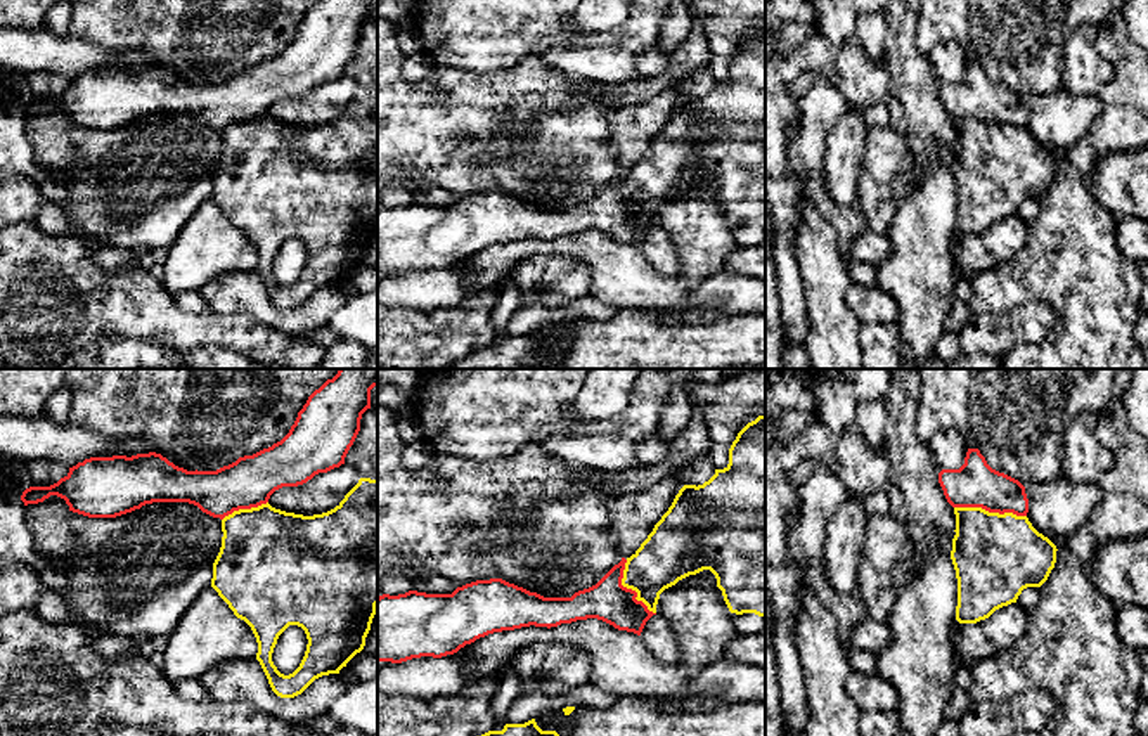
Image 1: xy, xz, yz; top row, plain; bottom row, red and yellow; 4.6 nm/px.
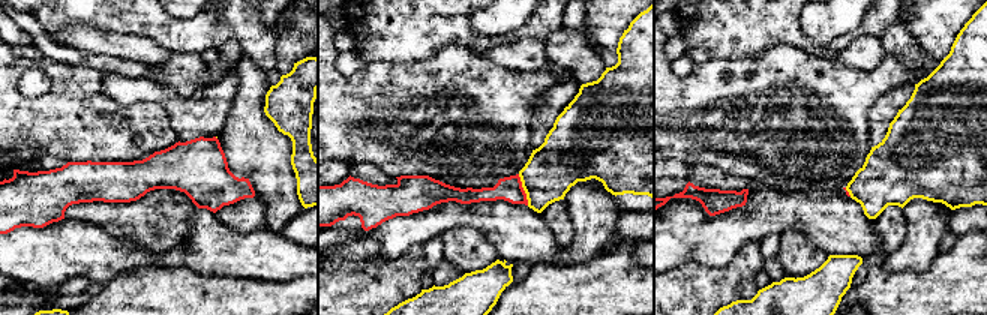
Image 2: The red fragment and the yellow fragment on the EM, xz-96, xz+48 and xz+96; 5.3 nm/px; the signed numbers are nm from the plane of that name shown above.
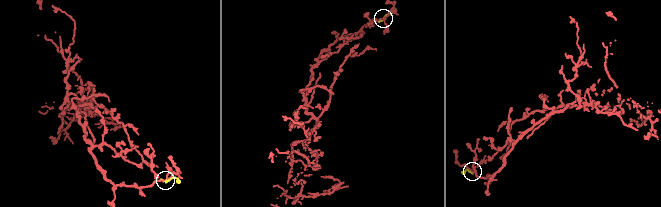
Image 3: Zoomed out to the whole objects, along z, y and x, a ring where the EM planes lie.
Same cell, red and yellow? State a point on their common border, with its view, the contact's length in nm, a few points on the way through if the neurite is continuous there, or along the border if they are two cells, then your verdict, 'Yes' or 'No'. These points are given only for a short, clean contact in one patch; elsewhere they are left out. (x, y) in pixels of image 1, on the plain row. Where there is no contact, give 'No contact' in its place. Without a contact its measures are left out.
Touches red at yz (991, 123). Shared border 340 nm. Boundary: yz (954, 118), (980, 118), (989, 123), (1025, 129). No

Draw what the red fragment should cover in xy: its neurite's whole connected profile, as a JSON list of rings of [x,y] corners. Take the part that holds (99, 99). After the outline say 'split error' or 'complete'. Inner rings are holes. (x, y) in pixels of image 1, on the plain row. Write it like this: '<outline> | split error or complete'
[[[319,0],[298,24],[289,45],[268,61],[216,83],[187,83],[156,64],[132,69],[90,69],[69,80],[69,85],[50,99],[29,99],[23,104],[24,118],[38,116],[57,107],[69,123],[88,130],[116,130],[152,114],[189,114],[203,125],[223,132],[239,121],[267,116],[270,107],[282,99],[298,99],[319,85],[327,85],[345,76],[353,57],[362,26],[371,21],[372,0]]] | complete

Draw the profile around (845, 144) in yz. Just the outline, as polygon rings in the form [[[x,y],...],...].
[[[847,111],[828,135],[824,170],[829,196],[838,204],[857,201],[859,166],[864,152],[867,125],[861,111]]]

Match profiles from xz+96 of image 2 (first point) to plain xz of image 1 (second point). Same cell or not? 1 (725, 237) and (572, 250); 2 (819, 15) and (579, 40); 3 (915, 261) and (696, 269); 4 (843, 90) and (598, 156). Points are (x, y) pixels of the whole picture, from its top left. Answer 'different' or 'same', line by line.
1: same
2: different
3: same
4: same

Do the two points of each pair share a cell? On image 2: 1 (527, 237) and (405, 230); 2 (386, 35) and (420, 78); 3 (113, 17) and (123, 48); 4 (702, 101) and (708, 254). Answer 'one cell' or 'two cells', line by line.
1: one cell
2: two cells
3: two cells
4: two cells

